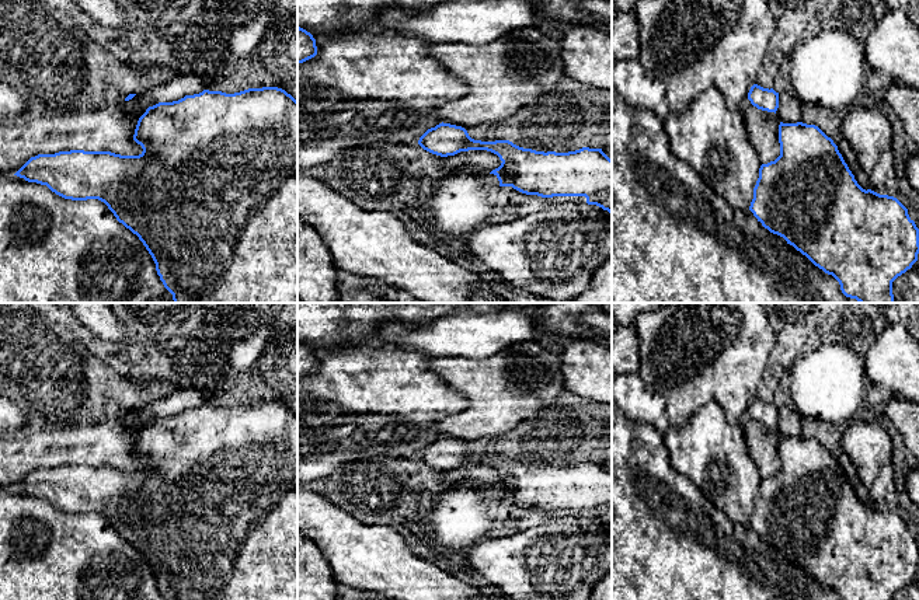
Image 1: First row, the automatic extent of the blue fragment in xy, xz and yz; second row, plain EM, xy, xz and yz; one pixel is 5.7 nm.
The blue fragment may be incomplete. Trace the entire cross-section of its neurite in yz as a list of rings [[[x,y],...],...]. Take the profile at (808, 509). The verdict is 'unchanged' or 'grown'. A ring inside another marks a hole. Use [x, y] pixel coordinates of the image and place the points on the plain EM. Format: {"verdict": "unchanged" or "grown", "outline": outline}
{"verdict": "unchanged", "outline": [[[803,436],[783,437],[779,439],[779,457],[780,470],[767,478],[762,478],[759,482],[759,492],[753,502],[753,513],[749,524],[770,547],[783,551],[787,558],[793,559],[797,565],[805,569],[815,580],[822,583],[825,587],[832,589],[840,600],[892,600],[892,596],[905,587],[918,575],[919,568],[919,543],[915,536],[909,531],[908,523],[894,510],[880,509],[871,503],[863,503],[854,489],[845,477],[838,460],[831,451],[828,451],[818,440],[807,439]]]}

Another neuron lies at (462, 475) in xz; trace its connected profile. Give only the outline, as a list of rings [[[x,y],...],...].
[[[487,464],[460,465],[455,470],[443,471],[441,489],[456,486],[480,489],[490,488],[492,484],[498,482],[501,477],[502,475],[497,468]]]

